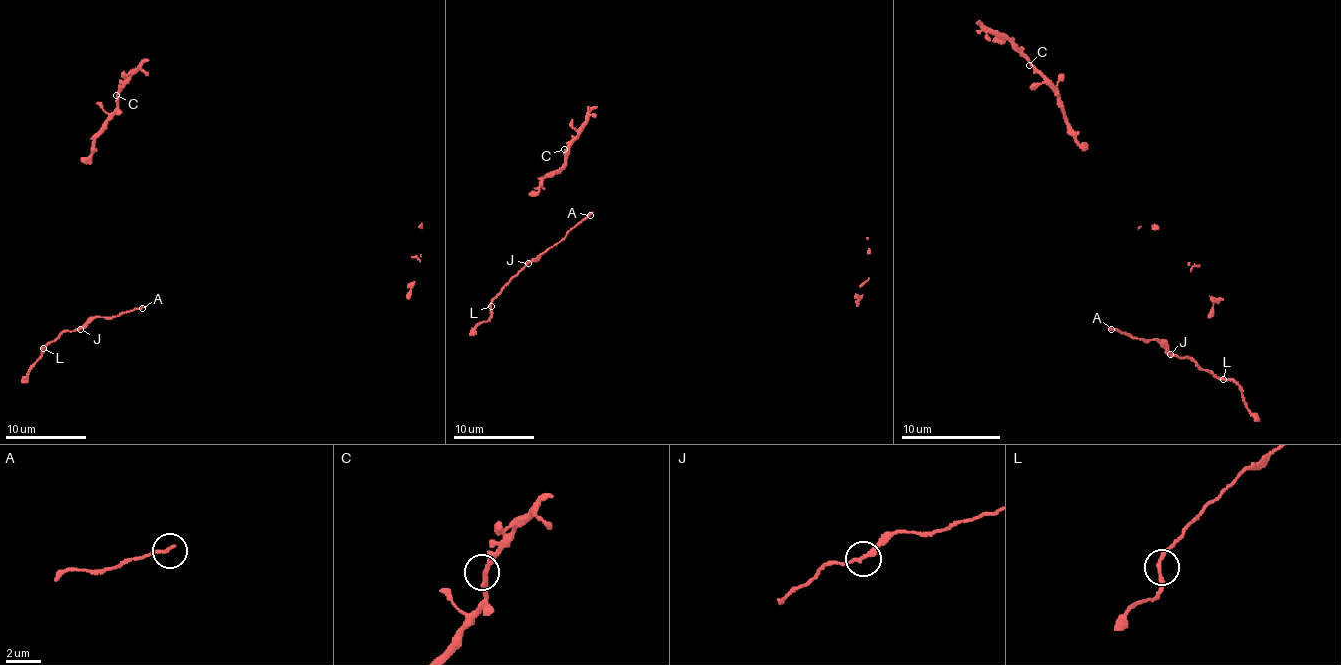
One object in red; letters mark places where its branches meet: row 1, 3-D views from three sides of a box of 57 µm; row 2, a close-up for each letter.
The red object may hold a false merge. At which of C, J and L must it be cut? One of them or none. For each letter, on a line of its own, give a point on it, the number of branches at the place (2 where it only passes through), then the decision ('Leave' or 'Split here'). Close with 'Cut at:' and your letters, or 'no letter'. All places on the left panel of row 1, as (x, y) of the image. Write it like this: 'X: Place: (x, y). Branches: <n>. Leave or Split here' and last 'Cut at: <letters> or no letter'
C: Place: (116, 95). Branches: 2. Leave
J: Place: (80, 329). Branches: 2. Leave
L: Place: (43, 348). Branches: 2. Leave
Cut at: no letter

